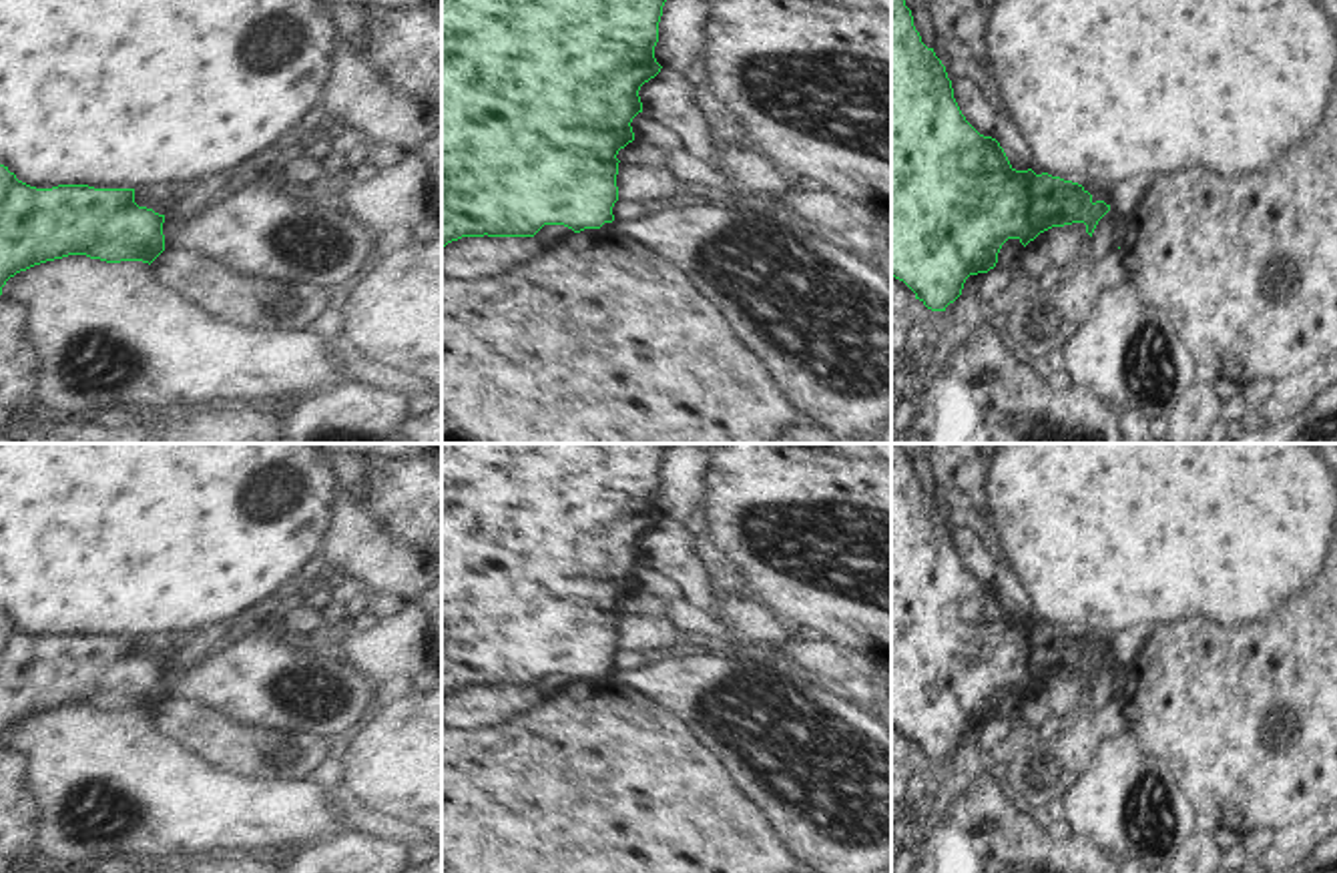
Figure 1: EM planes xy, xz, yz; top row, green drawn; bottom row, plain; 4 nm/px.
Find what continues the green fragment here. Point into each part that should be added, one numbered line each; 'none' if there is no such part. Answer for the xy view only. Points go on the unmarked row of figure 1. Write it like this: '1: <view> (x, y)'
none

